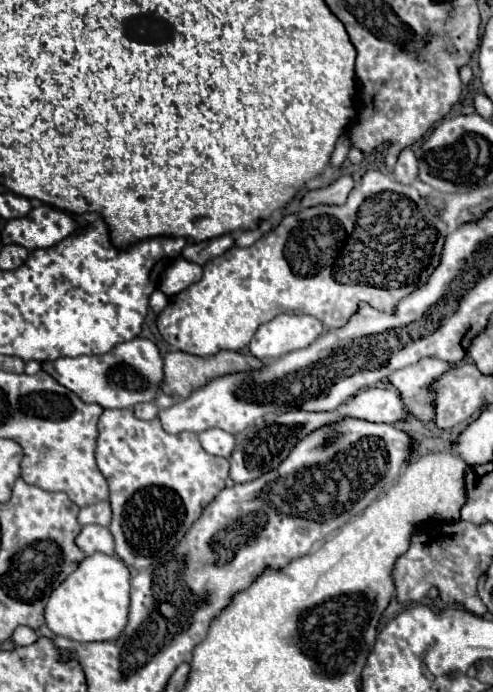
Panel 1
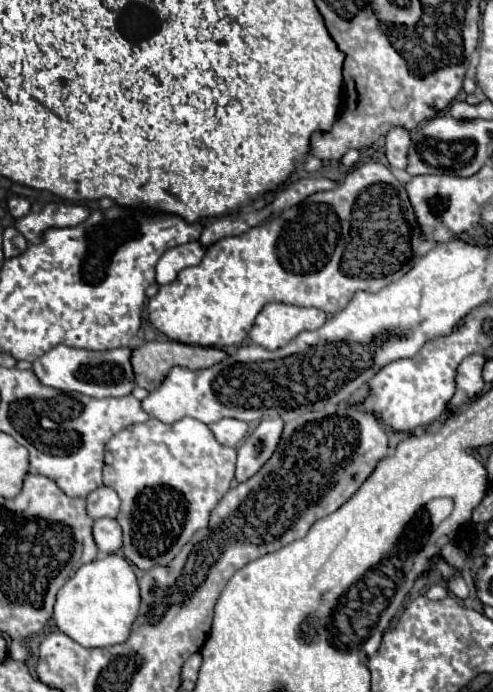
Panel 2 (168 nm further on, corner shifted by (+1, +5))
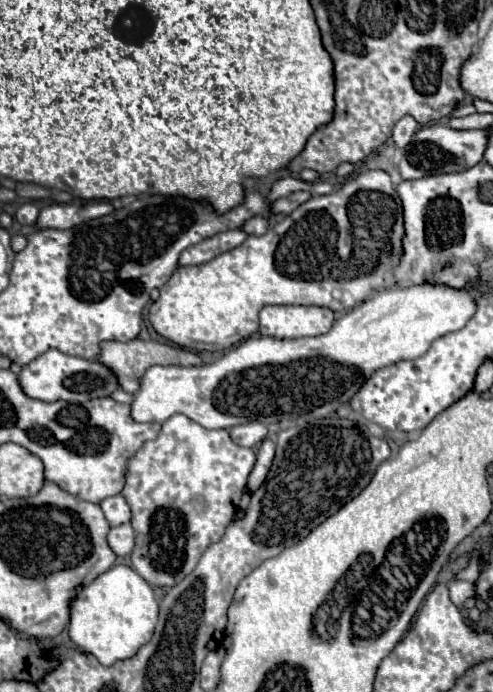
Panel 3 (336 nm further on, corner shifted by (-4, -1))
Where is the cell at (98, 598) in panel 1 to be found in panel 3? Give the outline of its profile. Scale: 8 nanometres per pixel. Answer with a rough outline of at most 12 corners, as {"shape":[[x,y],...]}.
{"shape":[[117,564],[71,602],[71,640],[103,666],[153,638],[159,602]]}

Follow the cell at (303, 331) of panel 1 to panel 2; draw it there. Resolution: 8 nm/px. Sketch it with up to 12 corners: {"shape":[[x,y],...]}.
{"shape":[[272,302],[262,308],[250,340],[276,350],[326,314]]}

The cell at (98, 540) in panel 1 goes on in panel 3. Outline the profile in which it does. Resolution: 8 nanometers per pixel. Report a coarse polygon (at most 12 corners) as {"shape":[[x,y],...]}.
{"shape":[[131,524],[111,528],[107,540],[117,556],[135,548]]}

